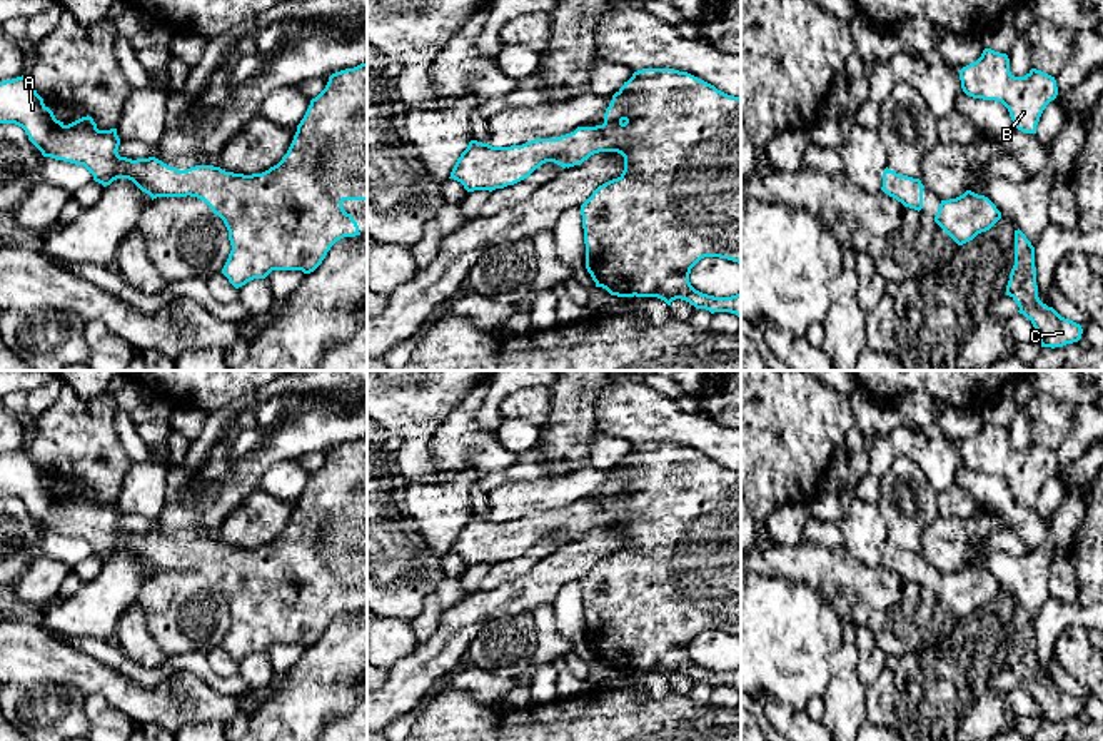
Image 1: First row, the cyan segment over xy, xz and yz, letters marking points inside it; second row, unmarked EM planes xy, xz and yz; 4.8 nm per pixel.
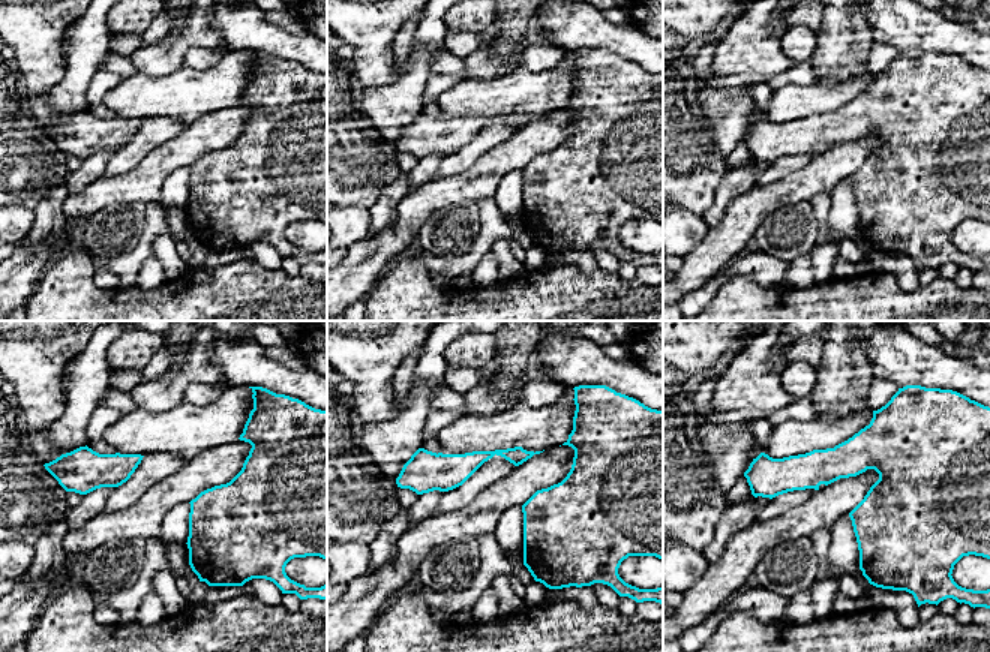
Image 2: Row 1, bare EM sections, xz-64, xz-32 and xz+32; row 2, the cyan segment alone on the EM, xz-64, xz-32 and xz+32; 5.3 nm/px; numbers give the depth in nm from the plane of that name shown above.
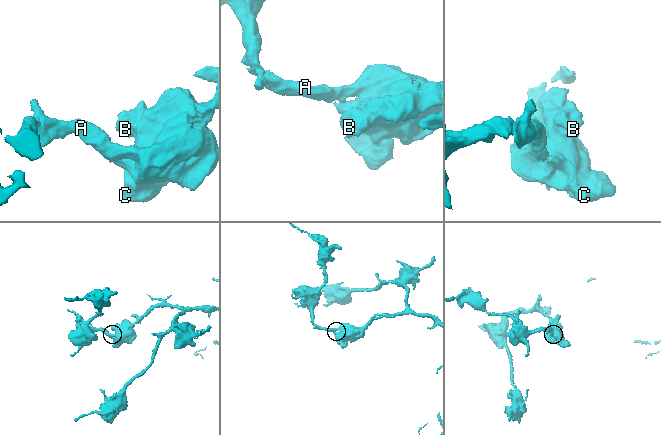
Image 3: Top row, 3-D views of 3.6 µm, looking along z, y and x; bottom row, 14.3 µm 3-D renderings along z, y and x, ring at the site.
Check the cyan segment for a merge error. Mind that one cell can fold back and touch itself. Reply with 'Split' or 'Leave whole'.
Leave whole

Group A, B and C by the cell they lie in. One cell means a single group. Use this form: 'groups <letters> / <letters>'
groups A B C

